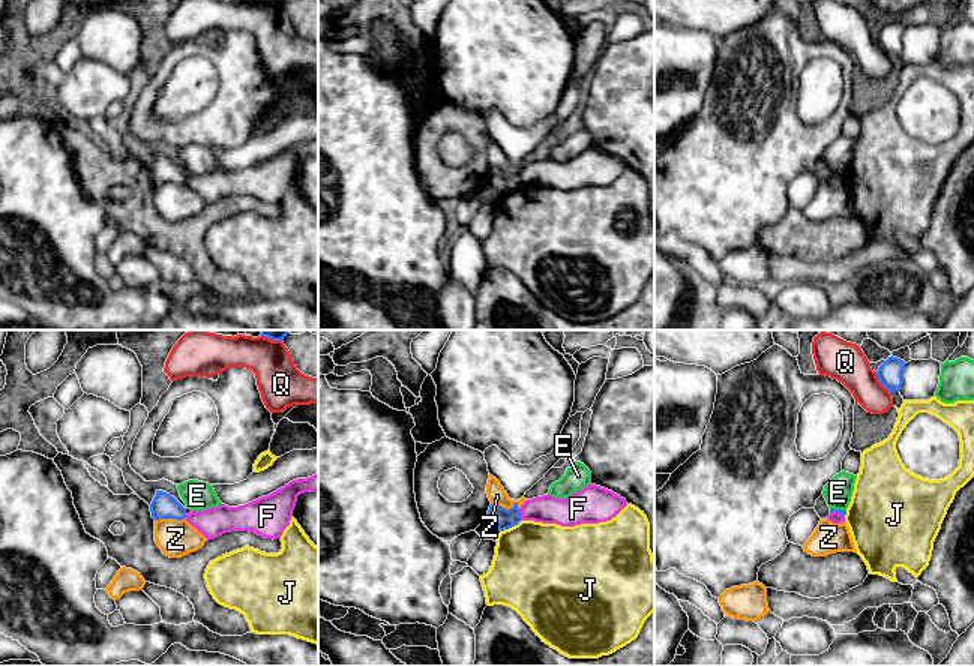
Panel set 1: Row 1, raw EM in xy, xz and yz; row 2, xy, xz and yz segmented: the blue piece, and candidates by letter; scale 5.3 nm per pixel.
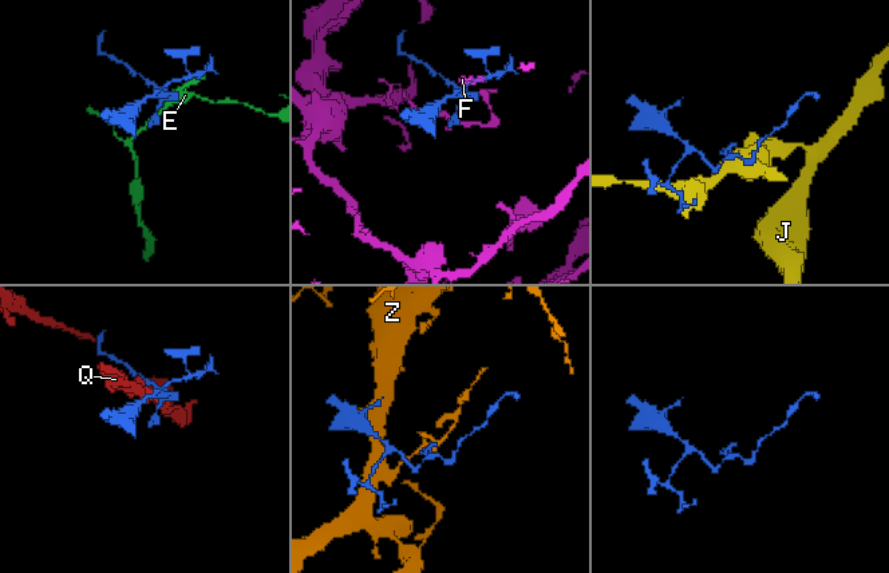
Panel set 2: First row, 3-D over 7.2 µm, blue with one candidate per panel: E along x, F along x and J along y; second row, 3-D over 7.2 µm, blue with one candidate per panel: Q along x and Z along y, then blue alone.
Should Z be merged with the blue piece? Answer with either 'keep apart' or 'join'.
keep apart

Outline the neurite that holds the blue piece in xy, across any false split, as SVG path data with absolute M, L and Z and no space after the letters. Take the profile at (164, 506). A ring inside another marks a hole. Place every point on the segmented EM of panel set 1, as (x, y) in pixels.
M156 490L156 495L150 504L152 518L159 519L177 519L186 518L186 508L170 494Z

